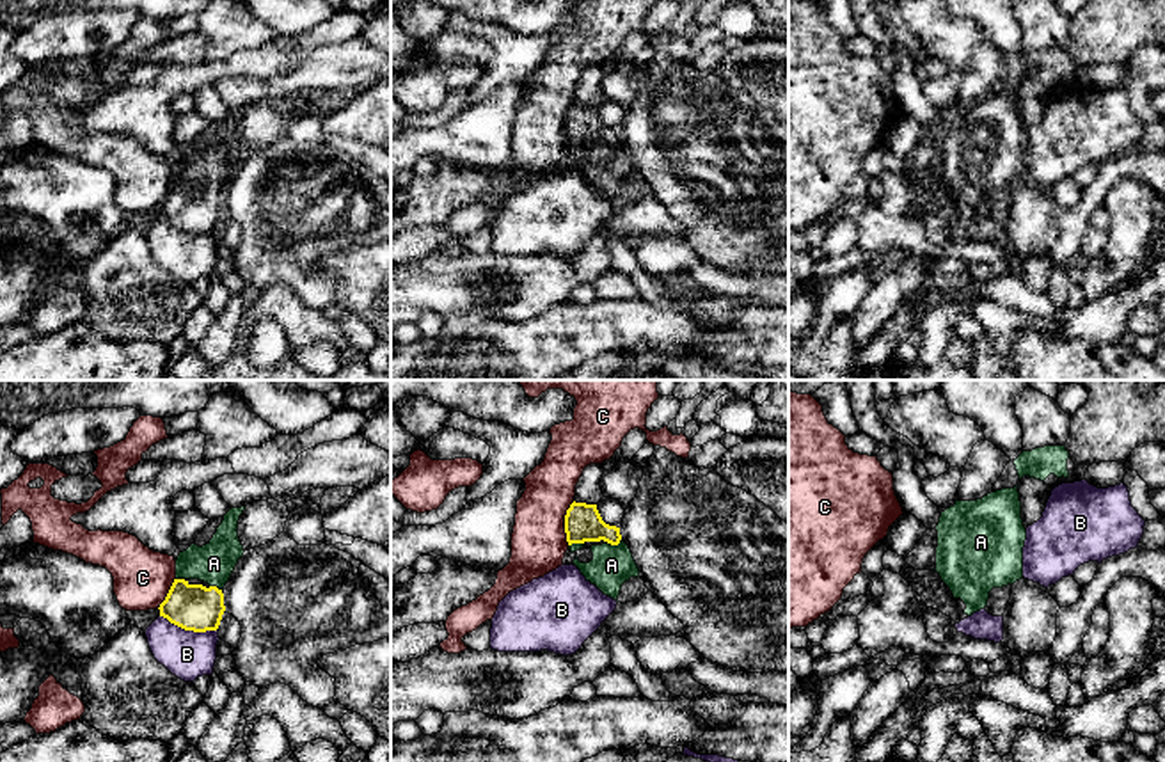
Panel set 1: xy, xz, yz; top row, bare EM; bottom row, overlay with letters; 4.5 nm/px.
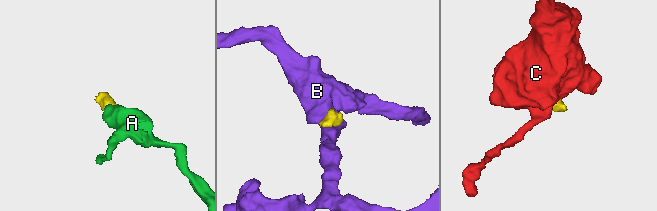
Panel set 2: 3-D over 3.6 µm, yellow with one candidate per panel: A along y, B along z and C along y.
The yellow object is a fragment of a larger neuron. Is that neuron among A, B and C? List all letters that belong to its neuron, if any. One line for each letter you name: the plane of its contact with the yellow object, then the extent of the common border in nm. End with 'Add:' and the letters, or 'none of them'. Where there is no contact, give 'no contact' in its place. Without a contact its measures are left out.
A: xz | 70 nm
Add: A

